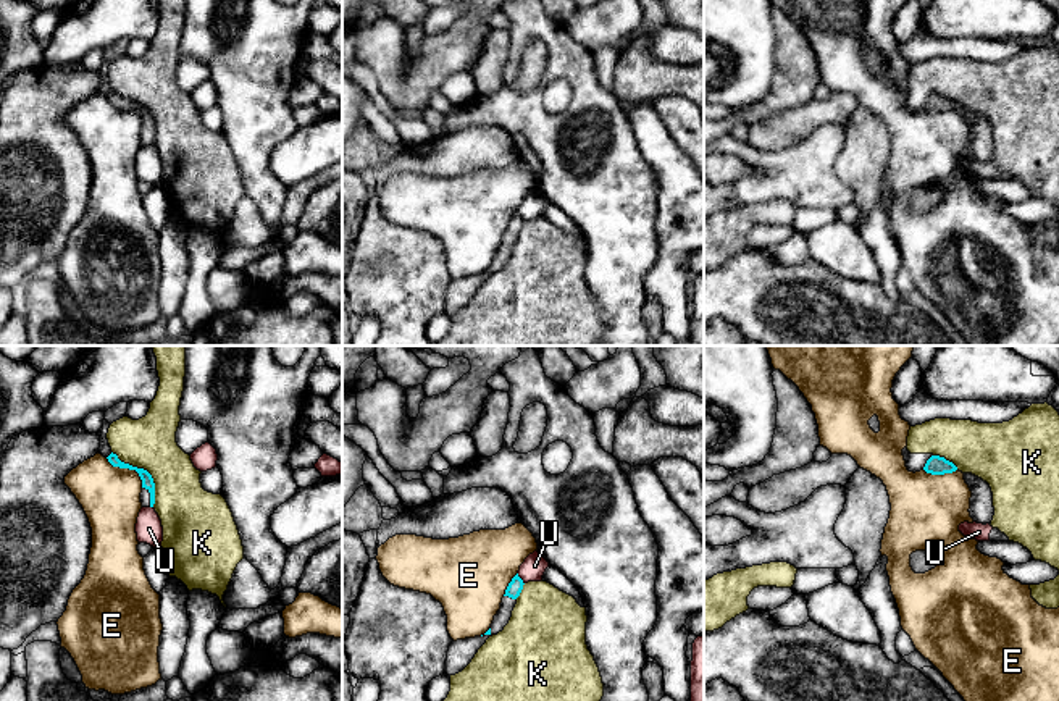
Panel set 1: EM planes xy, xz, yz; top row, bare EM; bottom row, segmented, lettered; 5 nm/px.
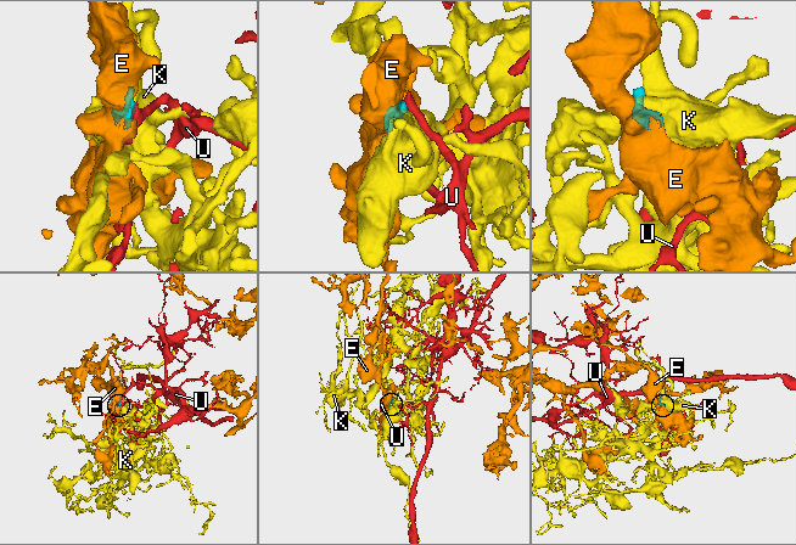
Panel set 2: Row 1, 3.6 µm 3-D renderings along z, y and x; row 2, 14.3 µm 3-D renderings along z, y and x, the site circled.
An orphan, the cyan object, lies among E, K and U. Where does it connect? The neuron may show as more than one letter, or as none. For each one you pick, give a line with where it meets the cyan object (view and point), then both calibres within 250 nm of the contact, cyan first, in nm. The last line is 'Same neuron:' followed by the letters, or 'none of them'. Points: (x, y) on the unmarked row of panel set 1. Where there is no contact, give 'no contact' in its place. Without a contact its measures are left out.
Same neuron: none of them

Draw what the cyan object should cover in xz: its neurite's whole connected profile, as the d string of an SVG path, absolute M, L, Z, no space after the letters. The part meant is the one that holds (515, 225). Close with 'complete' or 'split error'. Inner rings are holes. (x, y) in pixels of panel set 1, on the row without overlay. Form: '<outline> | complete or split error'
M517 212L509 221L500 241L500 247L494 254L494 258L484 273L457 278L450 281L447 289L447 299L446 299L447 313L455 313L462 310L471 300L471 297L475 296L478 288L486 281L486 278L504 268L504 265L509 262L512 255L512 249L517 242L517 236L520 234L523 228L523 223L525 223L523 218Z | split error

